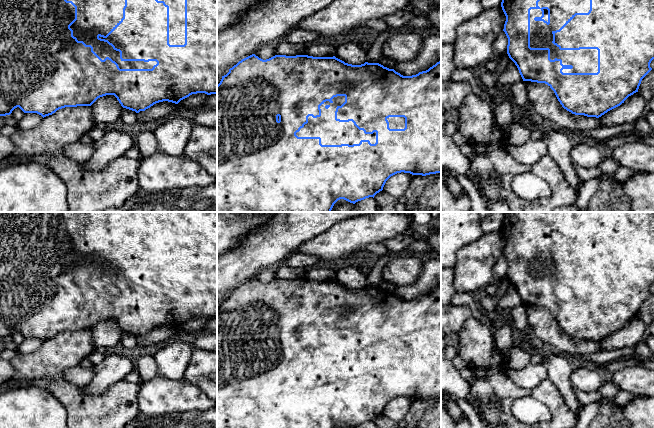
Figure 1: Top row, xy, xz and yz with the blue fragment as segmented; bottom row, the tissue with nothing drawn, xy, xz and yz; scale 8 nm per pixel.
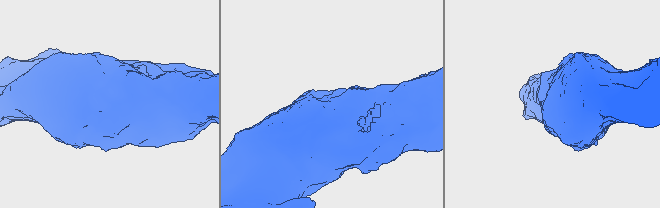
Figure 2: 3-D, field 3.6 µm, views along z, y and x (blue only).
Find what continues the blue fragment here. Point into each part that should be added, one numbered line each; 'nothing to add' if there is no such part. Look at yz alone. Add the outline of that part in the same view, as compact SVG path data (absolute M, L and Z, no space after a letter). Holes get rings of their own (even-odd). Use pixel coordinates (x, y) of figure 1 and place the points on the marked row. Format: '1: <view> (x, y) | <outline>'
1: yz (584, 60) | M540 0L539 9L530 10L530 47L549 48L550 59L561 59L563 65L572 65L572 69L563 69L563 73L597 73L598 50L560 50L552 43L553 31L559 30L575 13L588 13L590 0ZM542 7L550 9L550 24L535 21L542 16Z

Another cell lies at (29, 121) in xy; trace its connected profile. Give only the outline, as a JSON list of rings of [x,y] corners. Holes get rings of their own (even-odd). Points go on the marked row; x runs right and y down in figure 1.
[[[24,113],[23,118],[16,123],[17,130],[30,130],[38,126],[43,117],[37,113]]]

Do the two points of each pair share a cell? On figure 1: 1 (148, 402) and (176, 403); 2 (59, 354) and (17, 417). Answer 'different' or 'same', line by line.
1: same
2: different

